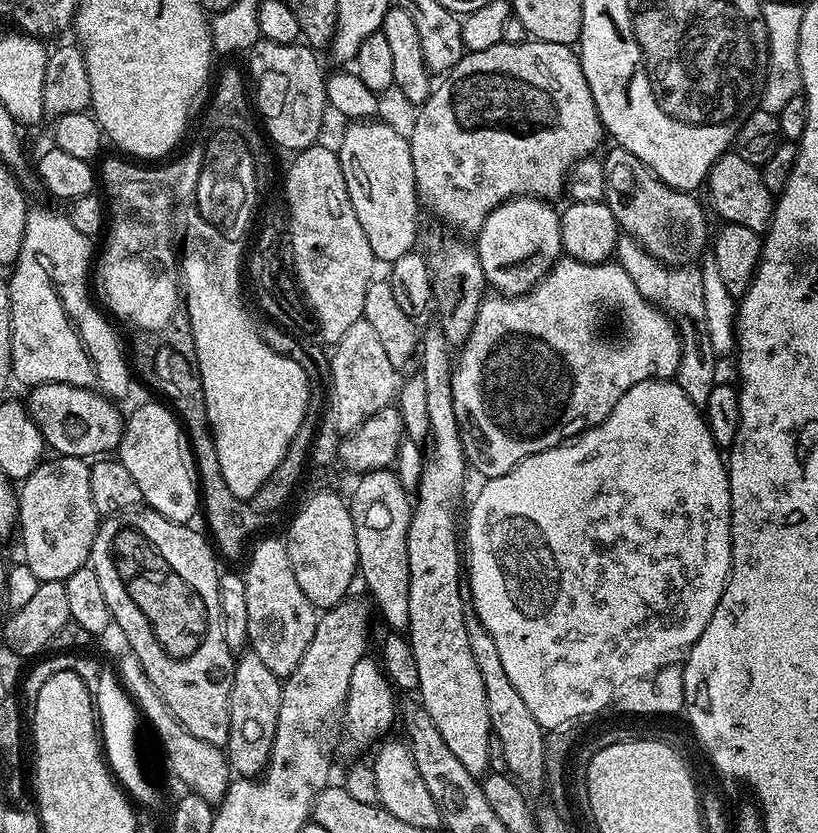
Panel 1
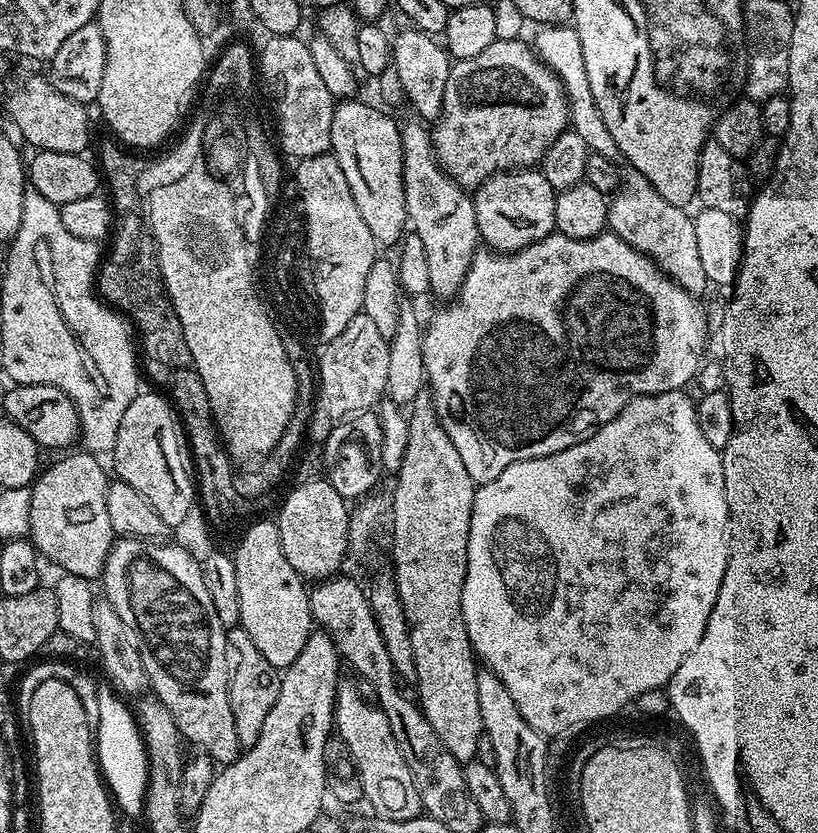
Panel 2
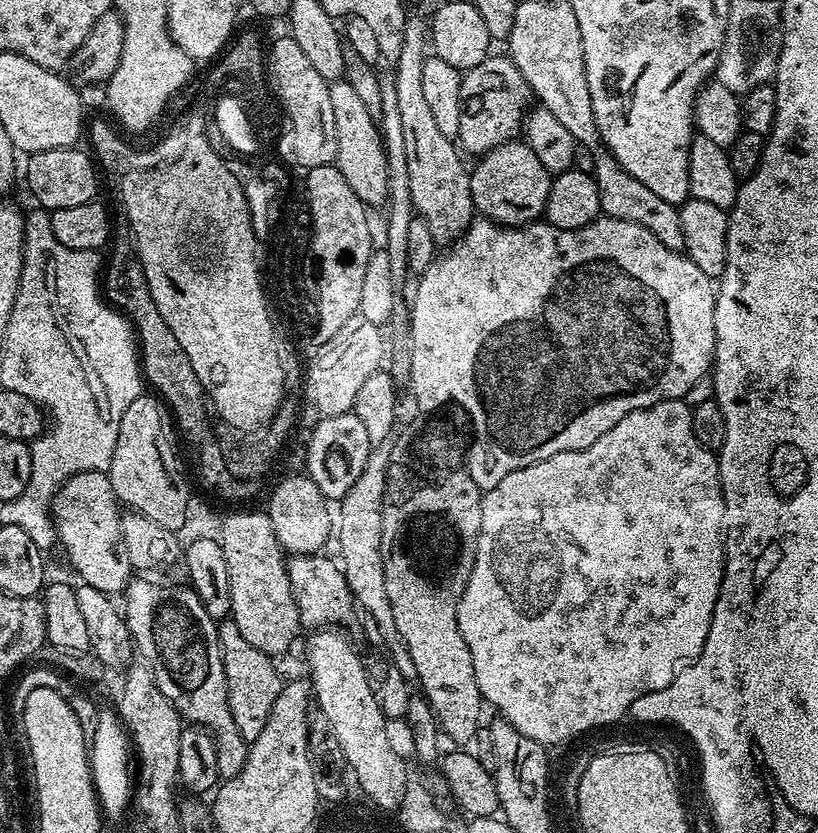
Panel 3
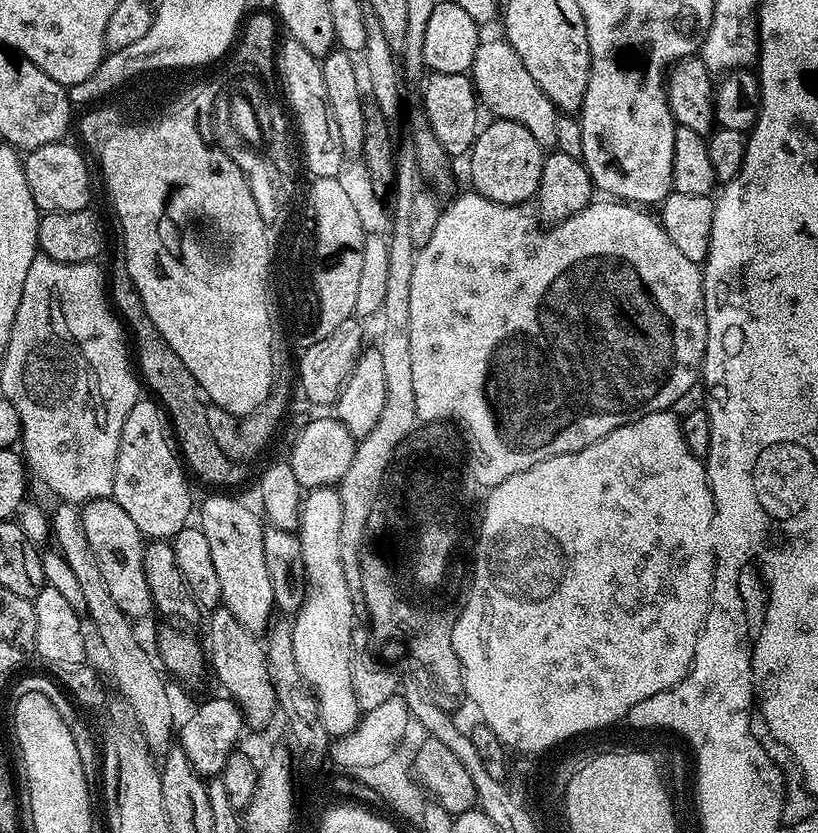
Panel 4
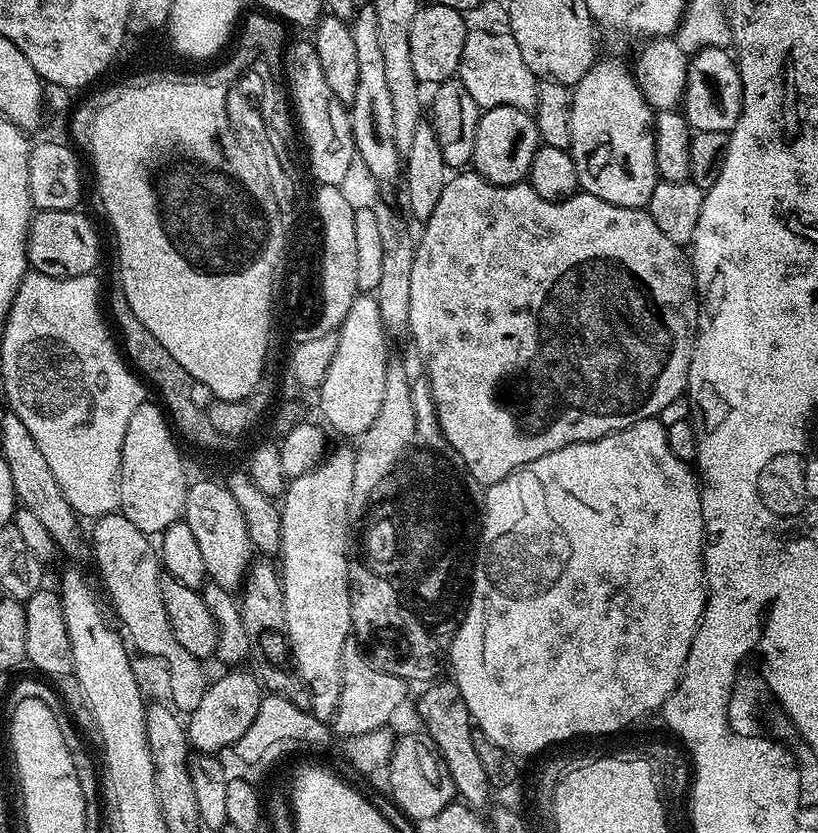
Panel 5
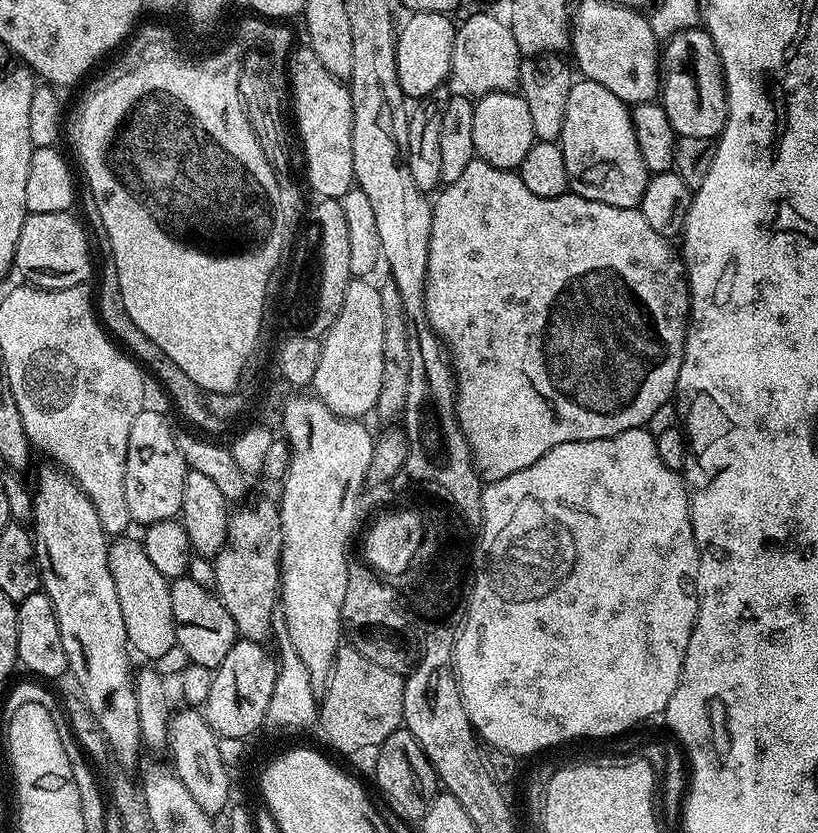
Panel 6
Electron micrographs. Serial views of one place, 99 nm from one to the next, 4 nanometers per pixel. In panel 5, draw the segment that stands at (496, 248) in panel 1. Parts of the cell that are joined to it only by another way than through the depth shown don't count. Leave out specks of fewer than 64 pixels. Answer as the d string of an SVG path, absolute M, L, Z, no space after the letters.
M493 104L480 113L471 167L492 184L518 184L527 181L534 154L541 146L539 128L532 112L518 110L518 106Z

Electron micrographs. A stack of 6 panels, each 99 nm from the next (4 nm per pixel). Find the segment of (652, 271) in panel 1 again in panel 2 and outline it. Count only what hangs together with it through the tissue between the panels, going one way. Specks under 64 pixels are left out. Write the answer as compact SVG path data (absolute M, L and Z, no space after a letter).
M631 166L625 167L625 169L622 172L622 183L615 192L611 193L608 200L607 231L611 235L622 238L622 242L634 246L634 250L638 250L656 263L656 267L665 276L669 276L675 284L682 286L682 290L686 290L691 296L703 297L703 292L709 291L710 285L706 278L706 270L702 267L702 261L698 255L698 237L694 235L693 217L687 216L684 208L666 202L666 198L662 198L662 194L658 194L658 190L654 190L654 186L639 170Z

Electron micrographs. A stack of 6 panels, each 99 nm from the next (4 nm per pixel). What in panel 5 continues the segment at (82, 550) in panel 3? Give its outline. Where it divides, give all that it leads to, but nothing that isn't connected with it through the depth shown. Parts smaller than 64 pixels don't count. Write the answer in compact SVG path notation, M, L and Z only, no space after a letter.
M119 511L101 516L93 524L96 525L92 528L92 552L96 555L96 568L104 579L103 591L112 595L110 608L114 616L116 611L115 619L124 623L123 631L135 651L137 648L144 656L164 660L168 667L171 707L177 713L191 714L202 703L202 694L206 694L210 676L204 673L202 661L190 654L190 650L182 650L178 638L174 638L170 618L166 618L166 605L162 602L162 565L153 541L151 544L145 532L138 530L138 526Z

